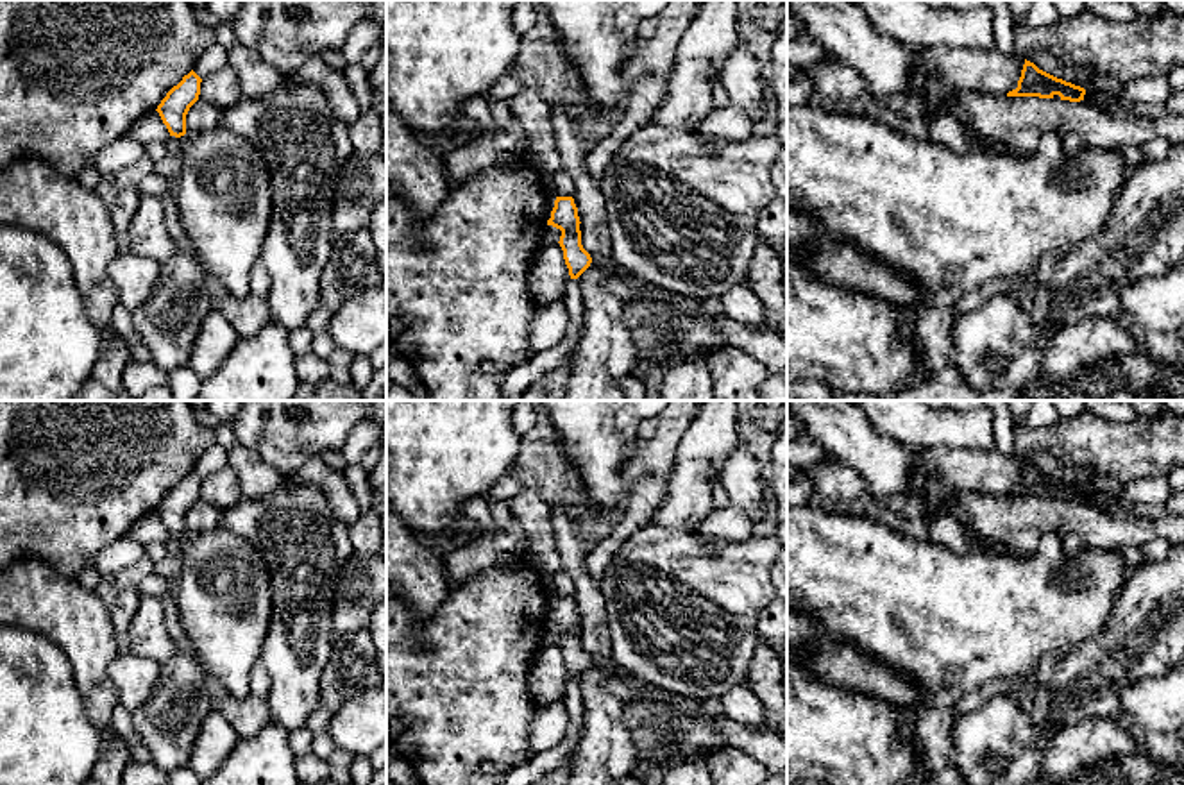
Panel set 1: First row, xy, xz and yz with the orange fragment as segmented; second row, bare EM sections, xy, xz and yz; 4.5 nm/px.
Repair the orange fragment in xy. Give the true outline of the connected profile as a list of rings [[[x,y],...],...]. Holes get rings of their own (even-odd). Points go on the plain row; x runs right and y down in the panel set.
[[[191,470],[157,506],[170,536],[181,540],[181,574],[175,578],[173,601],[177,620],[191,642],[200,663],[229,692],[233,699],[250,696],[252,667],[259,660],[272,619],[272,595],[266,565],[259,551],[247,540],[215,528],[188,535],[186,515],[199,501],[202,479]]]

